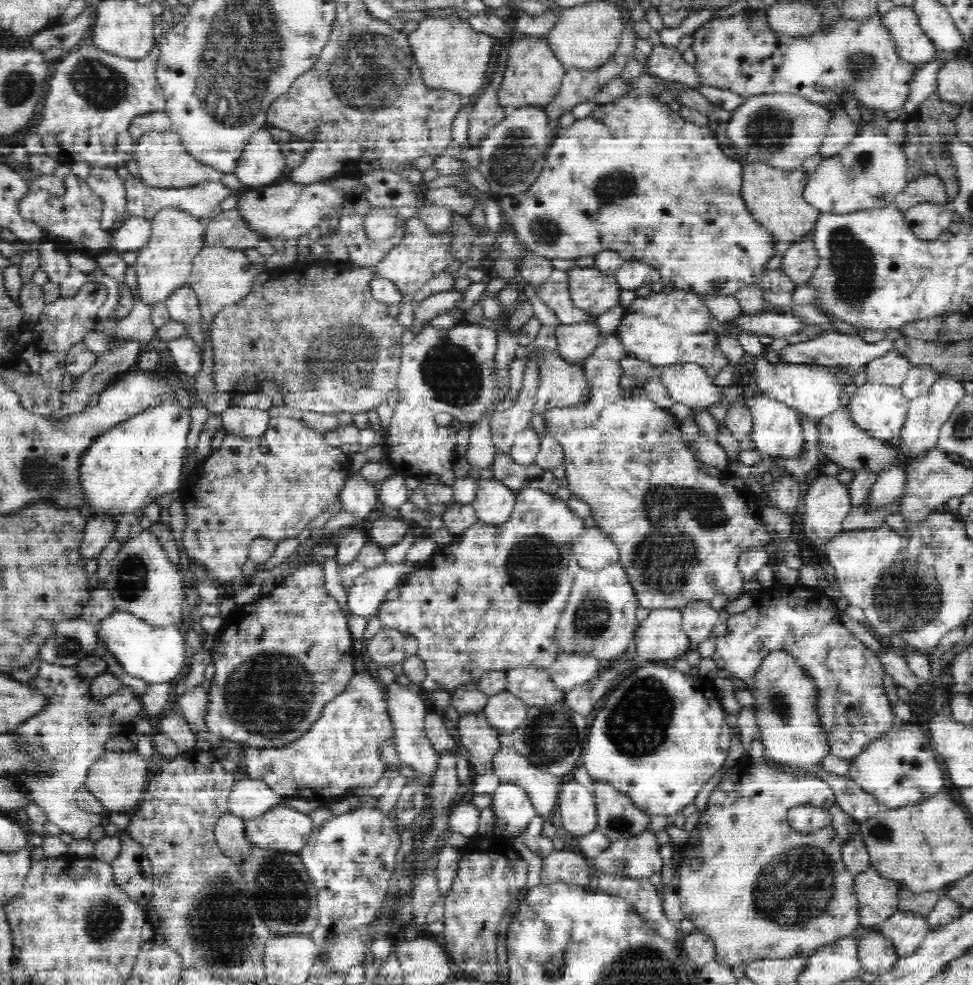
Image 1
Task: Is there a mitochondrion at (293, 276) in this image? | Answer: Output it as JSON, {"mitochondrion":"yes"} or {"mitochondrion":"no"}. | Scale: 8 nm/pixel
{"mitochondrion":"no"}

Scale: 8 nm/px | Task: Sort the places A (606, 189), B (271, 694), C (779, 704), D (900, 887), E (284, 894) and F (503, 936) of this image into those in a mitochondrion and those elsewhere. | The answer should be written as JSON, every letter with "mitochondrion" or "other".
{"A":"mitochondrion","B":"mitochondrion","C":"mitochondrion","D":"other","E":"mitochondrion","F":"other"}

